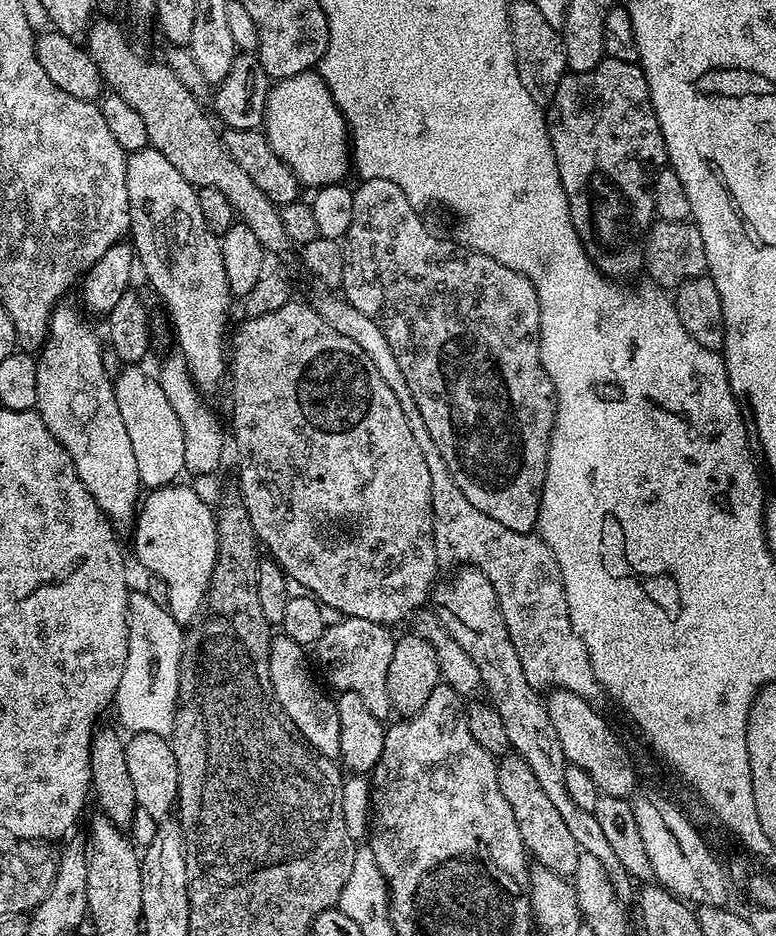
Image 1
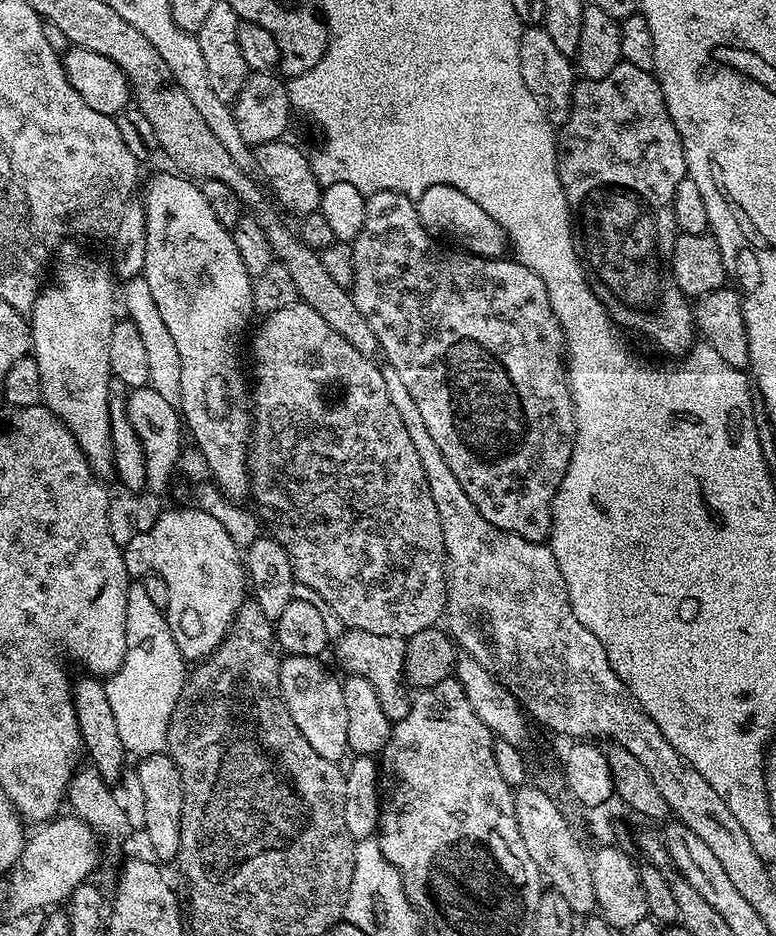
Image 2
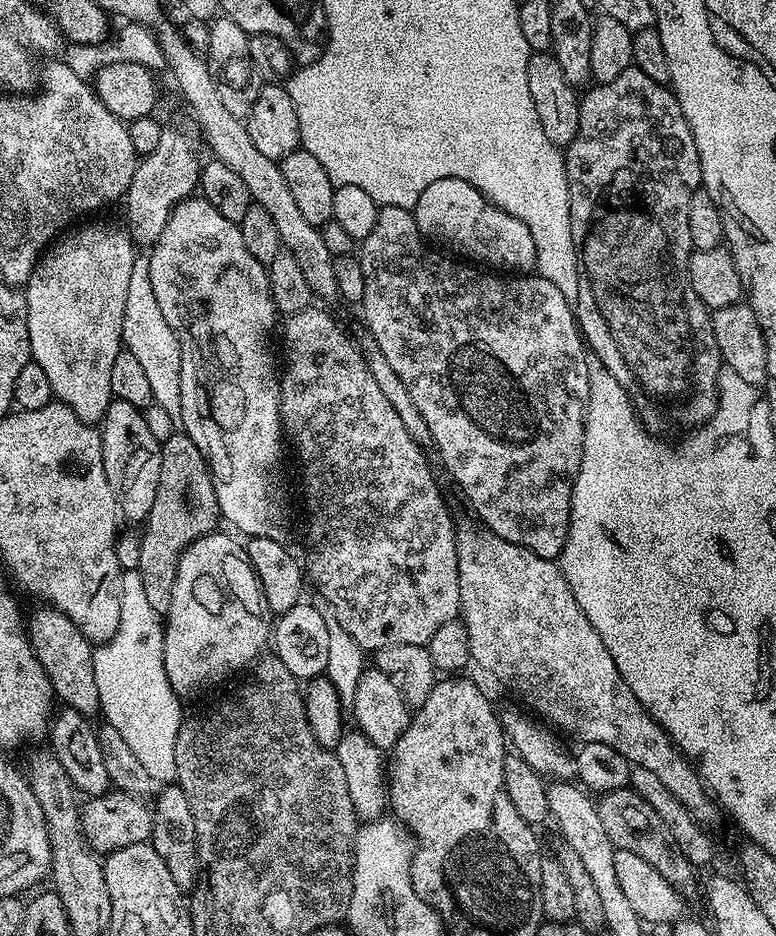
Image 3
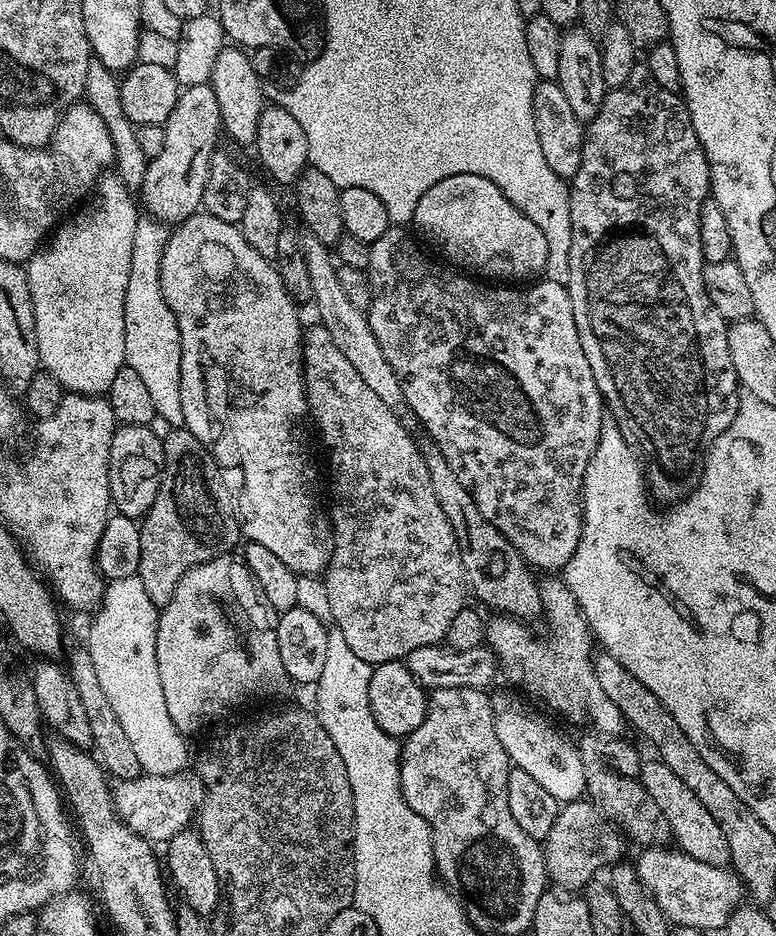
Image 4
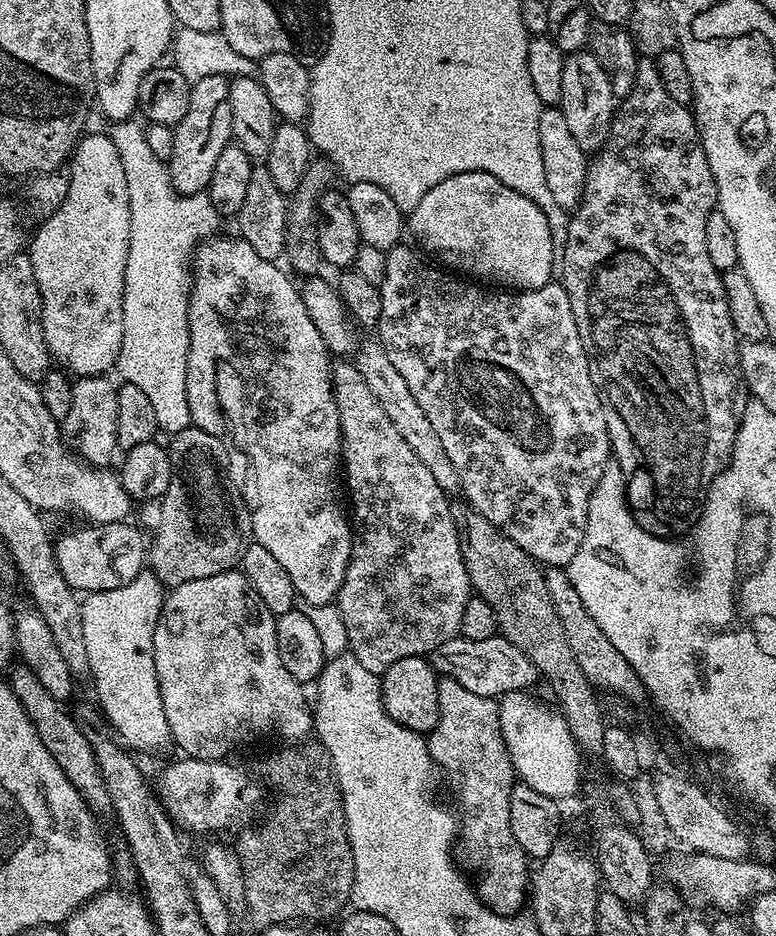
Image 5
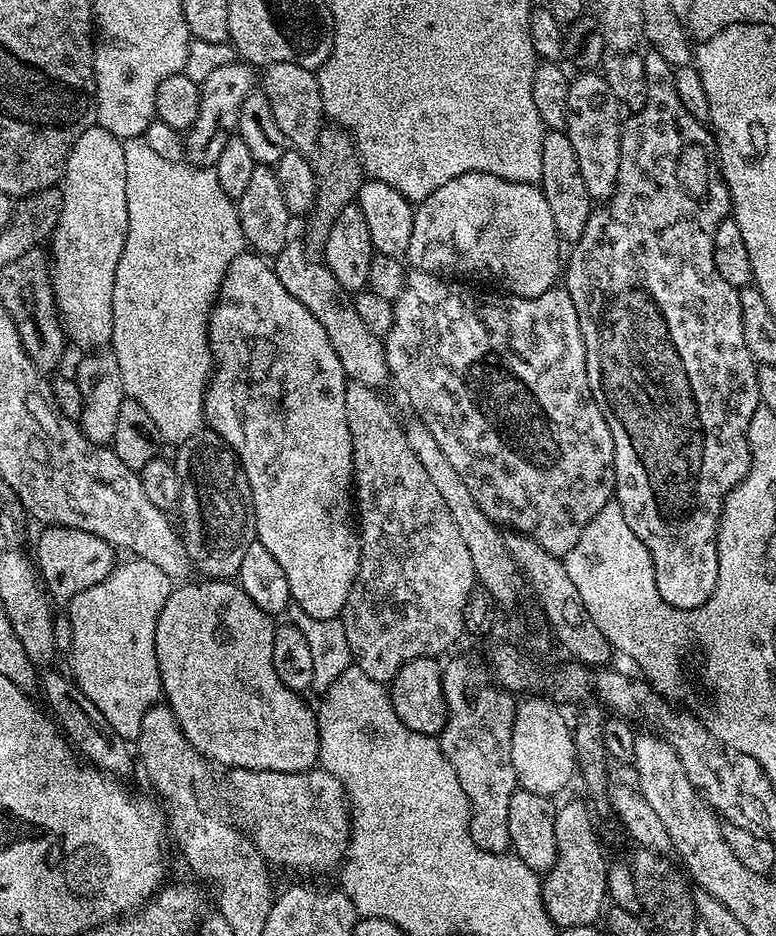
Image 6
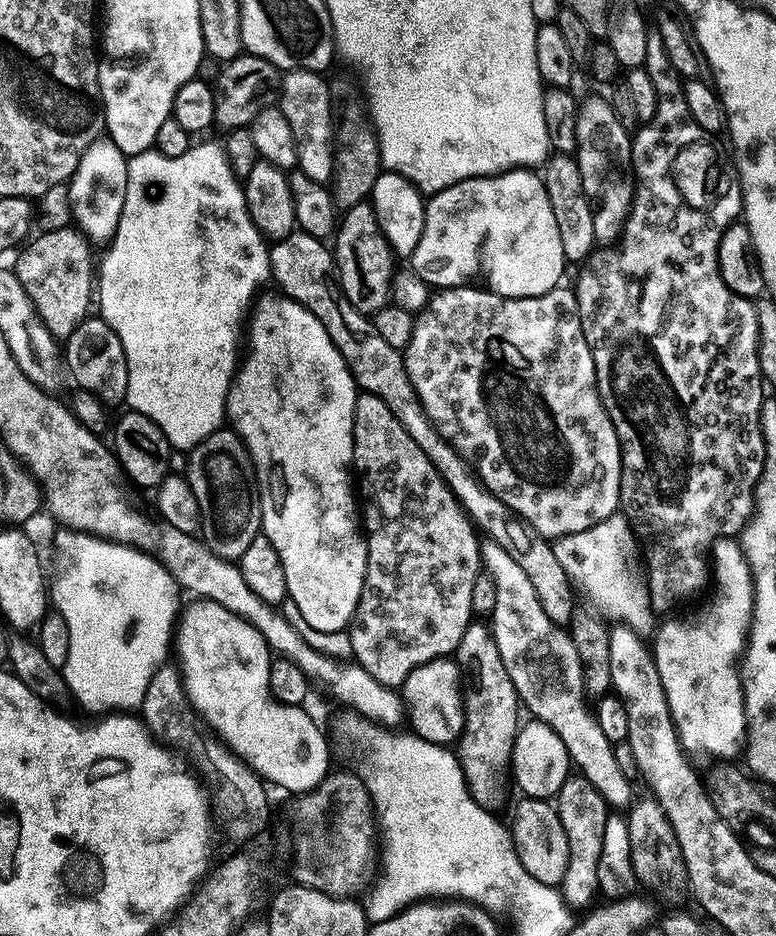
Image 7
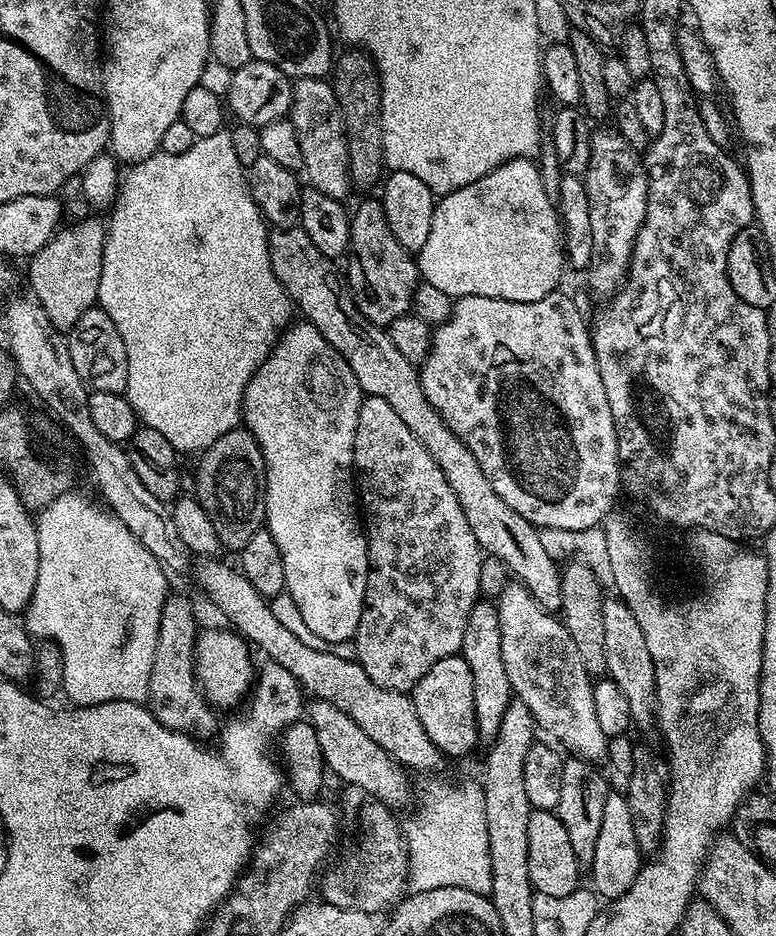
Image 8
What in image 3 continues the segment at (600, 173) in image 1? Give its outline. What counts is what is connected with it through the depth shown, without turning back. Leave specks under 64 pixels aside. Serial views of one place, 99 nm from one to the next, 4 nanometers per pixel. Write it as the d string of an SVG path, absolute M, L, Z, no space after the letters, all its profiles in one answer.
M634 66L627 68L622 70L622 74L618 74L618 78L614 78L614 82L593 83L588 90L588 93L580 96L578 134L562 152L570 198L570 230L578 254L578 298L574 301L576 323L580 326L580 335L583 336L591 355L606 371L614 374L618 386L622 386L632 399L632 407L636 409L640 423L649 432L661 434L660 432L666 431L667 428L698 428L707 422L720 406L720 387L716 383L722 367L718 342L712 329L712 312L704 305L688 277L688 257L694 251L690 242L688 217L690 198L694 198L694 194L702 186L698 146L694 146L694 134L690 134L690 126L682 114L682 106L678 106L671 87L654 82L654 78L642 74L642 70Z

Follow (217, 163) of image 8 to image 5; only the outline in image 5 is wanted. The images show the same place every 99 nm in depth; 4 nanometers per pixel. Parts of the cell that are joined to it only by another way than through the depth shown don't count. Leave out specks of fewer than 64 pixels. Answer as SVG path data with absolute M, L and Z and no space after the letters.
M129 118L127 120L117 120L111 125L110 135L114 142L114 147L118 150L118 158L122 162L122 170L126 170L126 190L130 198L130 250L126 258L126 270L124 271L124 297L122 298L122 342L120 343L120 353L116 359L115 371L120 372L120 380L126 384L138 386L138 390L143 390L146 398L154 406L154 418L157 428L166 430L173 434L189 427L190 417L188 414L188 403L184 393L184 371L188 365L188 347L190 346L190 334L188 333L188 298L192 295L192 258L201 243L217 235L216 227L222 223L220 211L210 202L210 198L204 192L196 192L192 196L182 196L177 192L176 187L168 179L168 165L163 160L154 158L150 146L146 146L145 125L139 119Z

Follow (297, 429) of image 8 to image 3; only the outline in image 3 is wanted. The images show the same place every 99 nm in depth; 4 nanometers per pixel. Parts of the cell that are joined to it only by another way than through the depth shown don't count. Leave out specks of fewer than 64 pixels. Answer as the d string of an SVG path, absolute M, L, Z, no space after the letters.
M189 198L183 200L181 204L176 205L172 209L170 218L166 222L166 226L162 230L162 234L156 240L155 244L151 245L150 255L148 256L148 277L150 278L150 286L154 290L154 298L158 298L158 310L162 310L162 318L166 318L166 326L170 326L170 330L178 338L180 343L180 385L182 386L182 410L178 417L179 423L182 422L182 430L194 442L194 446L198 446L198 450L202 450L202 454L206 458L208 468L212 471L212 479L214 480L214 490L218 498L218 506L220 507L220 515L225 521L229 520L234 527L240 532L245 532L245 537L251 538L254 536L274 536L279 537L280 527L284 524L284 492L280 489L280 484L276 481L276 467L280 464L280 440L282 444L282 429L280 426L280 376L278 375L278 360L272 357L272 331L277 331L278 328L278 313L272 295L270 294L270 282L268 281L268 269L265 265L258 262L258 258L254 258L254 254L250 254L250 250L246 250L246 242L242 242L242 230L239 224L230 222L226 218L222 218L222 214L218 214L218 210L214 210L214 206L210 206L210 202L206 202L203 198Z

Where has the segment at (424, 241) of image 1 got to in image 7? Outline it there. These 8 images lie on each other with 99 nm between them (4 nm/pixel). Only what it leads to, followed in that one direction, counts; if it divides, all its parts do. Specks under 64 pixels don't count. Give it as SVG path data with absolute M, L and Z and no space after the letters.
M480 286L462 288L441 288L433 291L428 304L420 312L415 313L416 321L410 342L402 350L406 374L414 386L420 399L420 405L428 416L428 421L438 430L438 434L458 455L467 462L481 484L487 488L494 498L498 498L521 520L528 523L539 536L559 538L585 532L590 526L602 522L606 518L617 515L620 507L620 443L614 430L614 422L610 422L610 414L606 414L606 406L602 406L602 398L596 385L594 358L590 354L590 346L586 342L586 334L582 330L582 322L578 314L576 293L571 287L557 286L541 296L526 298L510 298L489 292Z

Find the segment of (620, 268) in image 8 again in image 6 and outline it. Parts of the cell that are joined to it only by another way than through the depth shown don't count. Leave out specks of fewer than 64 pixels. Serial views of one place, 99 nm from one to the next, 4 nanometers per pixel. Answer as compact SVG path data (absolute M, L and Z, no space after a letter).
M584 70L569 79L569 93L566 97L566 131L570 142L574 146L574 154L578 154L578 166L582 170L582 179L586 182L586 190L593 201L607 202L616 189L618 166L620 165L620 130L622 127L622 104L611 93L601 73L596 70Z

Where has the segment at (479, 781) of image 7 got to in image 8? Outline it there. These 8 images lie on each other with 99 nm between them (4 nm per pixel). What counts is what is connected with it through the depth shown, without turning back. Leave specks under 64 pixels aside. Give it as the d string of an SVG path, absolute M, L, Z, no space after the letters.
M477 599L476 605L470 610L470 618L466 618L466 634L462 634L459 655L464 657L466 666L470 666L470 674L474 678L474 714L476 715L477 737L481 741L490 742L498 734L498 726L502 726L502 714L506 714L514 698L510 678L506 678L506 662L502 662L502 630L498 610L491 599Z

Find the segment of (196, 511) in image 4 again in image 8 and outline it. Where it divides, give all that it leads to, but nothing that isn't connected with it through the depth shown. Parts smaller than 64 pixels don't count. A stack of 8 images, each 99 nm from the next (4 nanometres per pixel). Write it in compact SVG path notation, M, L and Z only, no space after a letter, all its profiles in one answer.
M237 426L214 442L205 452L199 453L196 464L196 491L202 510L210 518L221 549L229 548L232 554L250 542L258 529L265 527L264 519L264 459L254 434Z

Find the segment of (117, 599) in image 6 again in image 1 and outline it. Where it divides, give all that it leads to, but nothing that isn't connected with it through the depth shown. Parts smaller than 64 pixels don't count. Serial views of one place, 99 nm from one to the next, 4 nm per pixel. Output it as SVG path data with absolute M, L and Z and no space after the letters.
M129 591L128 653L114 701L119 727L125 733L145 732L171 737L176 717L175 703L179 697L180 663L186 655L184 632L175 615L165 605L154 602L147 591Z

